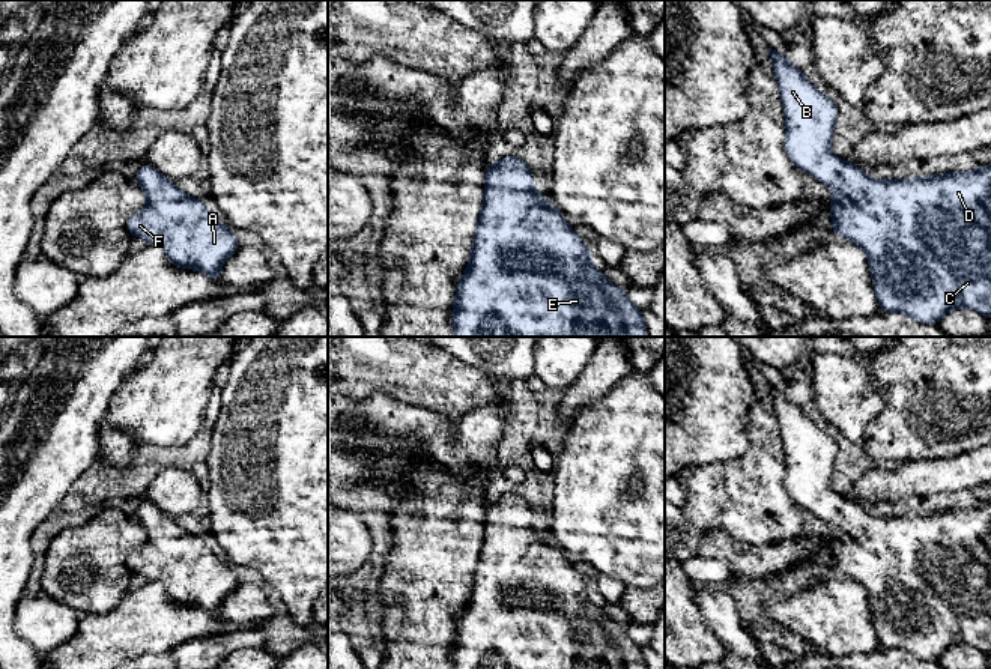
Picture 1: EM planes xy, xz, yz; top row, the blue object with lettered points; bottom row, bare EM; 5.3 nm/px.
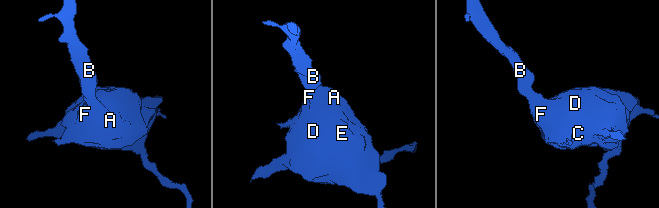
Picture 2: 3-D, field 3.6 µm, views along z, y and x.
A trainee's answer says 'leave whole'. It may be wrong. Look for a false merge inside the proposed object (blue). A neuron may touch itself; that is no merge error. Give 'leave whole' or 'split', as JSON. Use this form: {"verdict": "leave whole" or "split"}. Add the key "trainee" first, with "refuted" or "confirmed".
{"trainee": "confirmed", "verdict": "leave whole"}

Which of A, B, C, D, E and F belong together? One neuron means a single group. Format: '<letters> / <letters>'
A B C D E F

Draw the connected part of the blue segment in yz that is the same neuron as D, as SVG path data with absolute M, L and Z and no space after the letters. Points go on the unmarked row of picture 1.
M768 385L768 389L773 400L773 412L779 422L780 437L785 450L785 489L797 505L800 505L805 510L809 510L817 517L830 523L835 528L830 537L832 568L839 573L844 573L847 577L854 579L865 586L880 646L883 649L901 648L902 651L920 660L938 660L941 654L953 645L974 646L982 652L985 652L986 655L989 655L991 654L991 502L986 504L980 502L979 505L967 510L949 508L935 513L917 513L910 516L892 516L892 517L878 517L875 514L869 516L863 510L862 504L838 495L830 487L833 465L839 453L836 440L823 430L820 430L811 421L811 418L803 412L803 409L796 406L786 397L786 391L771 385Z

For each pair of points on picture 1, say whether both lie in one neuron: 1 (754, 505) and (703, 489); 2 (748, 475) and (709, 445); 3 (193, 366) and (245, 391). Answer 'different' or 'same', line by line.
1: same
2: different
3: different

